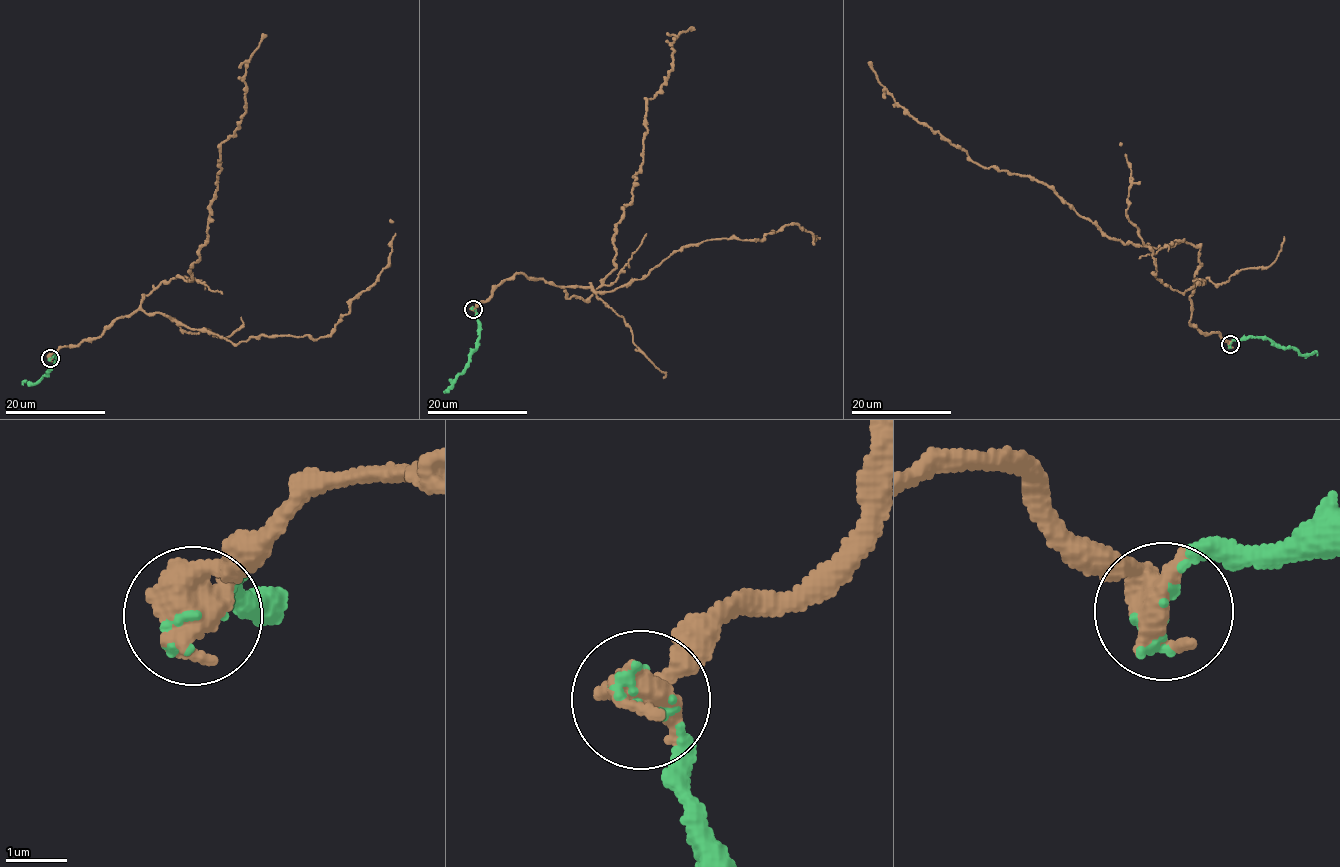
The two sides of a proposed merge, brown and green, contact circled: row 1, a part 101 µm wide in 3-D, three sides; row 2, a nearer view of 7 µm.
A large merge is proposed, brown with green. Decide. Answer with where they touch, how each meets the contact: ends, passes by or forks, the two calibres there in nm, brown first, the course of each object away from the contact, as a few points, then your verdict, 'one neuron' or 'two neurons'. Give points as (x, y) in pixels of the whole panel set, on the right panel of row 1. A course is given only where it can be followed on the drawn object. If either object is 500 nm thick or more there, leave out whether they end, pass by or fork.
at (1230, 344); 500 nm thick on the brown side, 90 nm on the other; brown runs (1230, 344), (1189, 321), (1199, 247), (1109, 239), (1043, 183), (983, 168), (906, 111), (870, 61); green runs (1230, 345), (1234, 339), (1266, 337), (1278, 346), (1295, 348), (1304, 354), (1315, 352), (1317, 356); one neuron

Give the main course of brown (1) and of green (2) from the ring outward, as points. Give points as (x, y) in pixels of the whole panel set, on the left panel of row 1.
1: (51, 357), (128, 316), (162, 282), (191, 281), (208, 239), (219, 146), (245, 110), (245, 63), (266, 34)
2: (51, 358), (54, 355), (56, 361), (47, 376), (35, 384), (25, 382), (21, 385)

